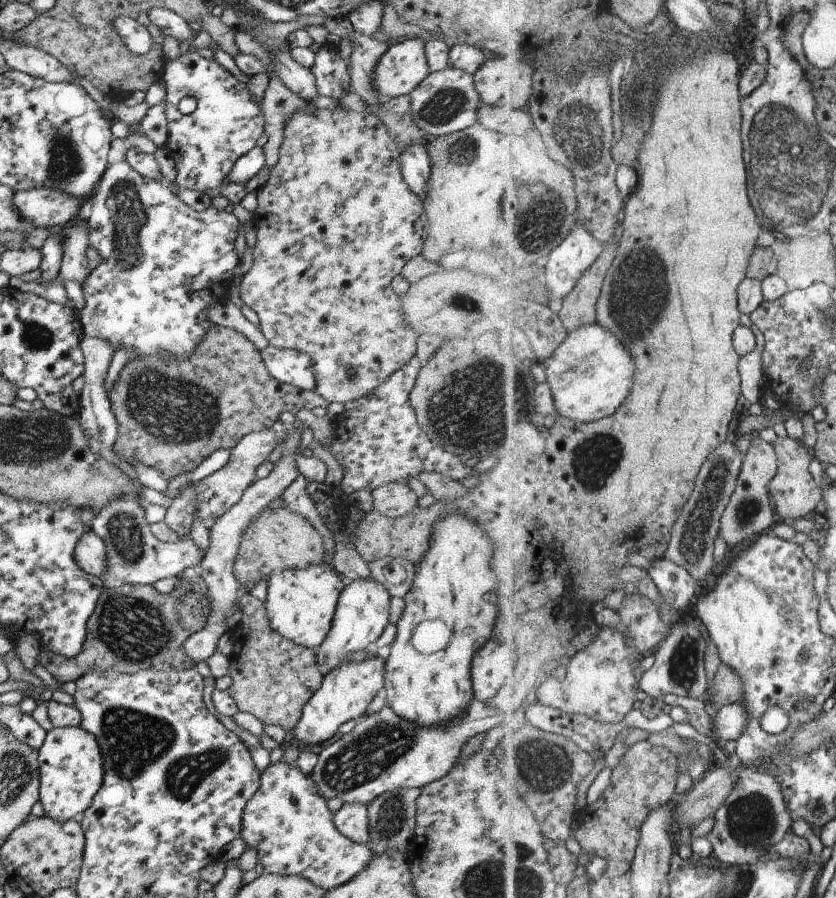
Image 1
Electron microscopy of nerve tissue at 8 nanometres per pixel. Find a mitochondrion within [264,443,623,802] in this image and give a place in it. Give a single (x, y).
(370, 754)

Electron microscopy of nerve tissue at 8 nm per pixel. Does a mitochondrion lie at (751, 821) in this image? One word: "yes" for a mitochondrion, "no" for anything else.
yes

